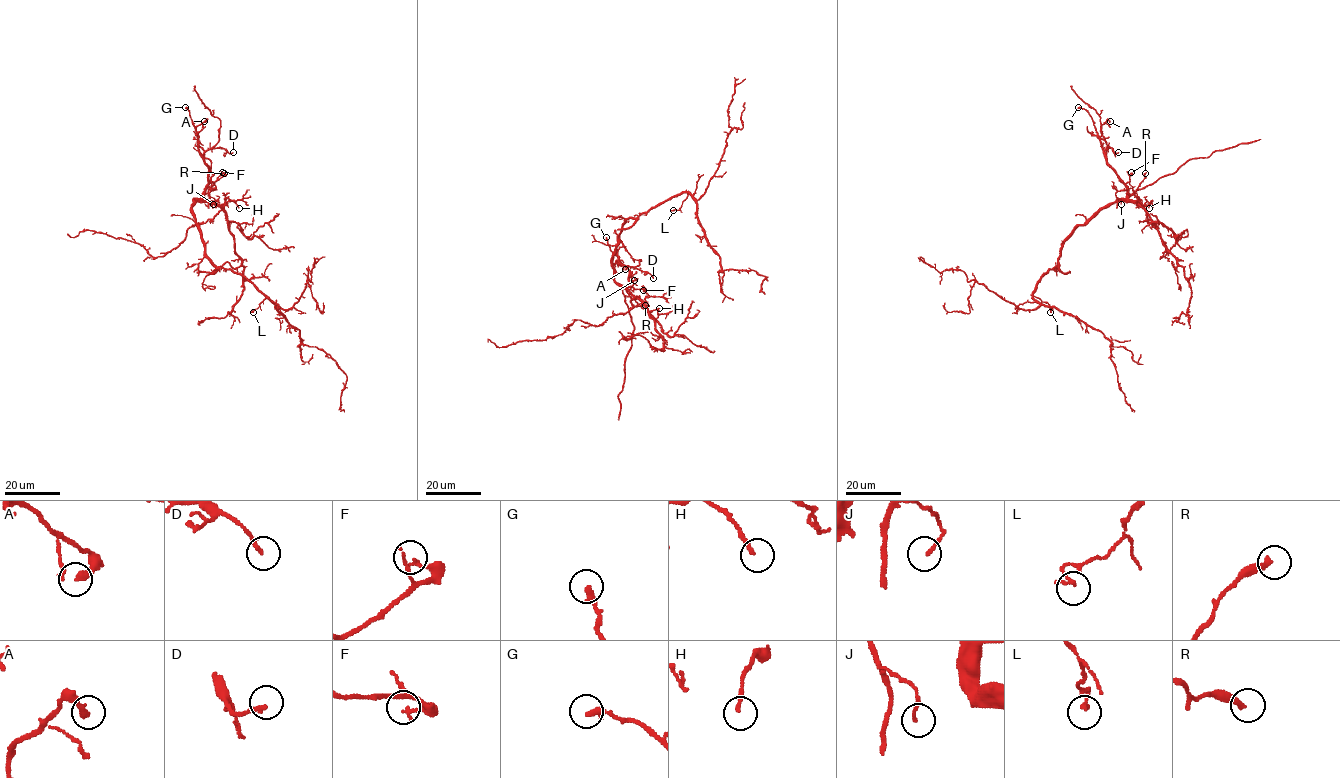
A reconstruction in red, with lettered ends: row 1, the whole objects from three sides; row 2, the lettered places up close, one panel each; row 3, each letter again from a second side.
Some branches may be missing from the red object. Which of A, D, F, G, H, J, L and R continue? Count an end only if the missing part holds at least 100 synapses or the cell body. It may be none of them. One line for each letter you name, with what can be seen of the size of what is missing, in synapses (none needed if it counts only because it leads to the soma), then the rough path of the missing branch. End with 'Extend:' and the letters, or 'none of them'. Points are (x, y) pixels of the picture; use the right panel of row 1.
Extend: none of them

